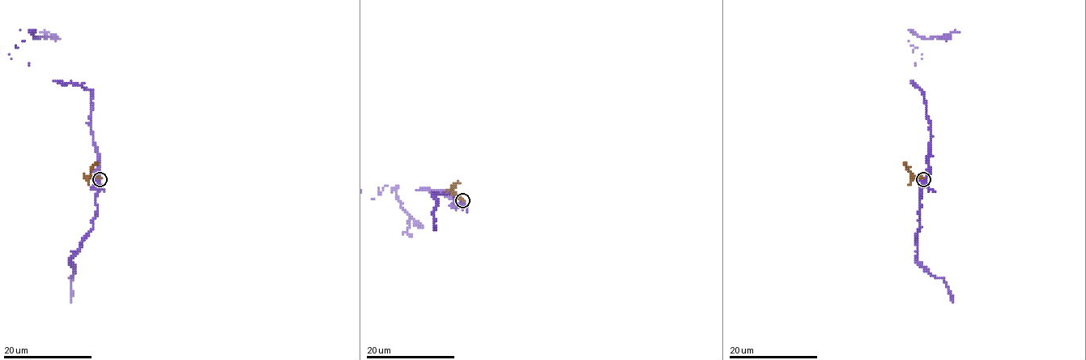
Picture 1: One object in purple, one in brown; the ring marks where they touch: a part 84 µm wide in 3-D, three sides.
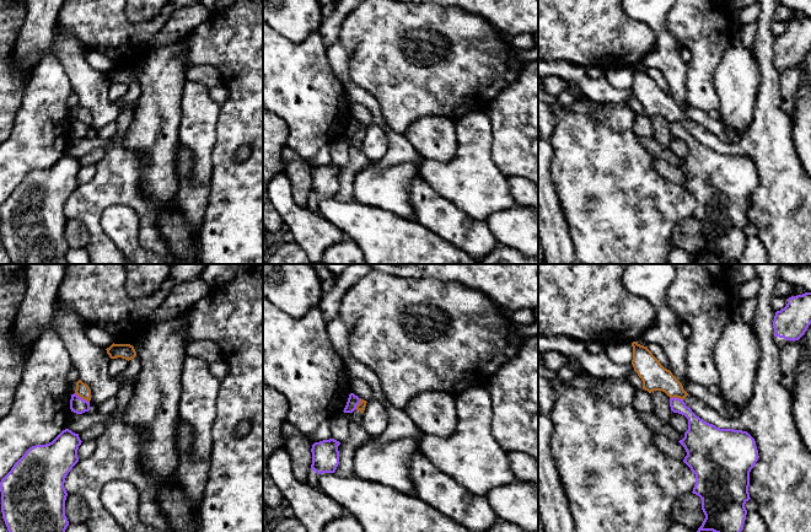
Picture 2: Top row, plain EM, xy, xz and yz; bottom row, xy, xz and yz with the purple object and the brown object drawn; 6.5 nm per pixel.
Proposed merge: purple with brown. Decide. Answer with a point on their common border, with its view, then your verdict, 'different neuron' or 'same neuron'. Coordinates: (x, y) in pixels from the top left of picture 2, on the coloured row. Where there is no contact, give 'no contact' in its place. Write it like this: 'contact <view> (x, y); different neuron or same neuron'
contact xy (80, 397); different neuron

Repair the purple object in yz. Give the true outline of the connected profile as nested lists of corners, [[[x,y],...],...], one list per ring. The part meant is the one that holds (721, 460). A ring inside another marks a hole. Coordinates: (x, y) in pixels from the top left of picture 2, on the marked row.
[[[670,398],[673,413],[688,419],[688,430],[678,442],[687,456],[683,462],[695,474],[693,494],[702,499],[705,518],[697,532],[741,532],[750,472],[758,461],[754,439],[742,430],[720,429],[697,417],[683,399]]]

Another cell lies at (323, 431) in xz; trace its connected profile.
[[[331,419],[324,420],[315,432],[307,435],[308,439],[315,444],[323,440],[332,439],[332,431],[331,431]]]

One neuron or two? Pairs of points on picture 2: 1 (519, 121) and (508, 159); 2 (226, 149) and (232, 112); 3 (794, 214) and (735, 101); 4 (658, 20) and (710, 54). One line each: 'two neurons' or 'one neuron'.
1: one neuron
2: one neuron
3: two neurons
4: two neurons

